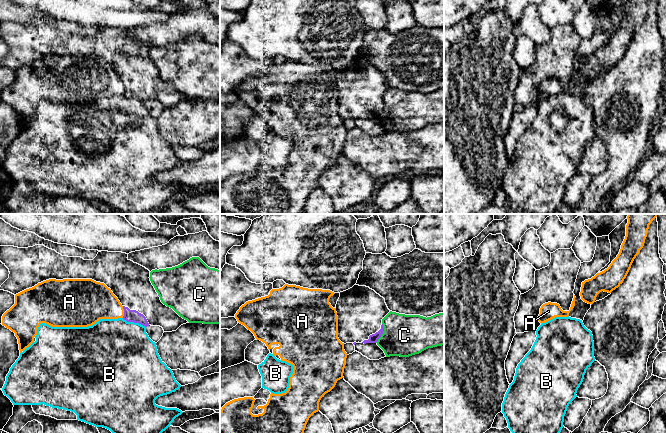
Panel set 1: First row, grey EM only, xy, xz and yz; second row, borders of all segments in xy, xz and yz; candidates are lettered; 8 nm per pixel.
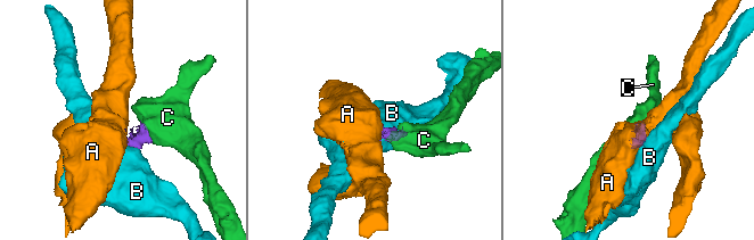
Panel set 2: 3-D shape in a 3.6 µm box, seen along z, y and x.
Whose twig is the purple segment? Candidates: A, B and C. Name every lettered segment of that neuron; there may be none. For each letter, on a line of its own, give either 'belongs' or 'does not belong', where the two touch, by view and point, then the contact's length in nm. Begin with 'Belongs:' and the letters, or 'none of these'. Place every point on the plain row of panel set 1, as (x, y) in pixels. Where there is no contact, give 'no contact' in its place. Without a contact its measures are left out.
Belongs: none of these
A: does not belong; contact xy (124, 88); length 100 nm
B: does not belong; contact xy (134, 98); length 200 nm
C: does not belong; contact xz (382, 109); length 170 nm

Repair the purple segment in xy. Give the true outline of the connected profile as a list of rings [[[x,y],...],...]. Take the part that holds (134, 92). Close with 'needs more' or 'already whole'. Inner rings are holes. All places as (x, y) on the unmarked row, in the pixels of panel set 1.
[[[44,21],[28,24],[0,22],[0,37],[10,48],[9,54],[1,61],[0,66],[16,71],[49,55],[92,55],[104,59],[111,65],[123,82],[123,95],[127,98],[139,99],[145,103],[160,102],[164,108],[176,107],[181,101],[188,99],[172,84],[161,78],[150,57],[150,47],[127,33],[128,30],[122,28],[101,27],[93,36],[84,36],[81,33],[62,32]]]; needs more

